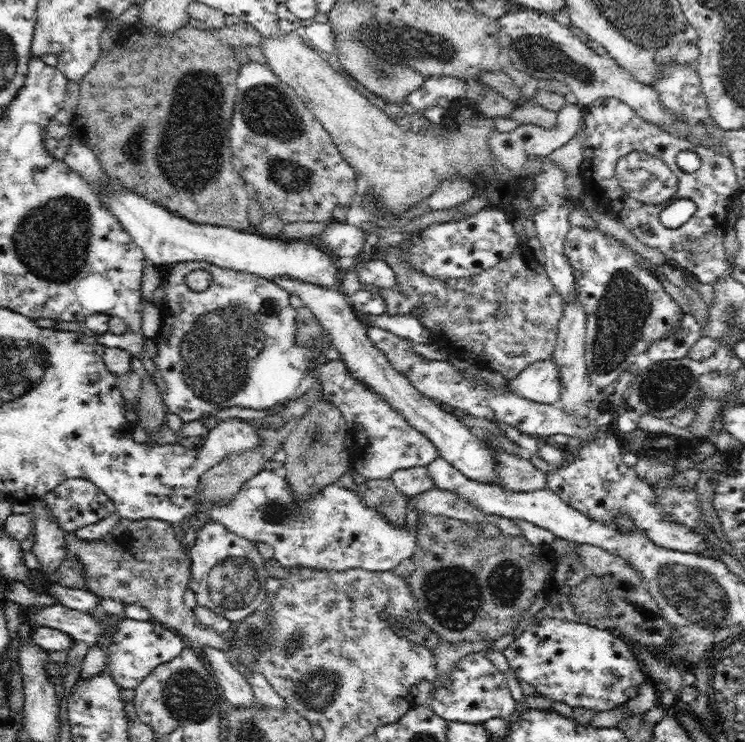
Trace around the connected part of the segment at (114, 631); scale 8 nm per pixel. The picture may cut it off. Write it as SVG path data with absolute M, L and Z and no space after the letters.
M124 617L111 628L103 647L107 650L108 667L114 683L122 689L135 690L156 666L176 658L187 644L183 636L167 629L161 622Z

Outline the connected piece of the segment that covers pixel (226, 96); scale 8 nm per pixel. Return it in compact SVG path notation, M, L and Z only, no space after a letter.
M240 20L230 27L224 25L219 29L198 29L188 23L171 34L158 33L155 28L148 28L138 23L124 27L115 42L115 46L107 53L102 53L95 65L79 81L79 101L77 110L73 116L74 135L78 136L85 145L93 150L104 169L108 179L122 185L122 189L128 189L133 194L145 197L153 203L161 205L170 213L179 215L194 223L214 226L228 226L244 231L249 227L248 206L251 199L251 190L245 184L240 173L232 165L232 154L230 154L230 137L228 128L232 120L233 108L237 97L237 76L242 64L238 62L237 53L232 53L232 47L241 49L246 45L260 45L262 35L258 29L250 23Z

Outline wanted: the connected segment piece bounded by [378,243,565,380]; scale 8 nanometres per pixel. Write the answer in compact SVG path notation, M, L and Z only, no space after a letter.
M520 243L520 246L516 247L516 250L509 254L509 258L506 258L497 266L490 268L490 270L484 270L482 274L474 274L474 276L468 276L468 278L448 278L446 281L431 278L428 274L409 266L409 263L401 258L398 247L399 246L389 246L386 250L386 262L390 268L392 268L392 271L394 271L394 275L396 275L396 286L391 289L381 288L378 292L384 297L384 302L386 303L386 310L384 310L384 313L386 313L386 315L396 316L410 314L416 306L423 306L423 313L421 314L419 321L429 330L430 334L442 338L444 342L449 342L452 345L450 348L452 348L454 352L462 353L460 357L468 358L472 362L478 360L480 360L480 362L486 362L490 369L498 371L501 375L504 375L507 380L514 380L514 378L516 378L516 376L518 376L518 374L520 374L520 372L522 372L527 366L530 366L530 364L551 358L552 352L554 352L557 344L559 322L563 315L563 306L565 304L560 293L558 293L554 288L554 285L552 285L552 281L550 281L550 278L548 277L545 266L539 264L538 260L534 258L534 254L530 251L527 243Z

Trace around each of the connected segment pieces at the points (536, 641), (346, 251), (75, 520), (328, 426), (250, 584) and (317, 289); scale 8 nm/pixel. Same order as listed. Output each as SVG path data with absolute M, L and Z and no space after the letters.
M547 618L539 625L536 619L532 620L528 629L510 642L503 653L517 678L536 687L538 693L549 701L566 703L573 710L592 710L596 714L627 704L632 697L638 696L642 684L646 684L649 679L630 649L630 643L625 638L608 629L560 618Z
M332 219L326 222L328 226L318 236L322 240L322 246L328 246L334 252L335 258L354 257L360 258L360 252L366 241L365 232L361 228L351 226L347 222L337 222Z
M82 478L67 479L40 499L66 533L108 518L116 511L107 494Z
M316 400L303 414L283 440L281 448L285 450L286 460L283 471L289 489L297 500L306 500L312 494L318 494L326 486L340 482L340 478L352 469L350 451L344 446L344 438L349 434L349 426L338 406L329 400Z
M218 521L207 522L197 530L197 539L189 551L191 558L189 588L195 592L197 604L223 615L231 622L242 622L249 617L263 602L268 591L265 579L268 574L264 569L264 560L258 553L257 543L242 538L230 532L226 526Z
M273 279L276 285L286 292L300 297L303 309L310 310L320 321L322 329L331 337L331 345L338 349L340 359L348 367L350 373L358 381L364 382L368 389L376 391L386 399L392 408L396 409L410 426L426 435L438 449L438 456L450 462L468 479L482 483L494 483L497 478L494 453L484 439L470 428L464 426L458 412L446 412L446 408L411 385L411 382L399 370L396 370L387 356L376 348L368 337L368 326L354 312L350 299L341 289L330 286L320 286L311 282L296 281L296 279Z

